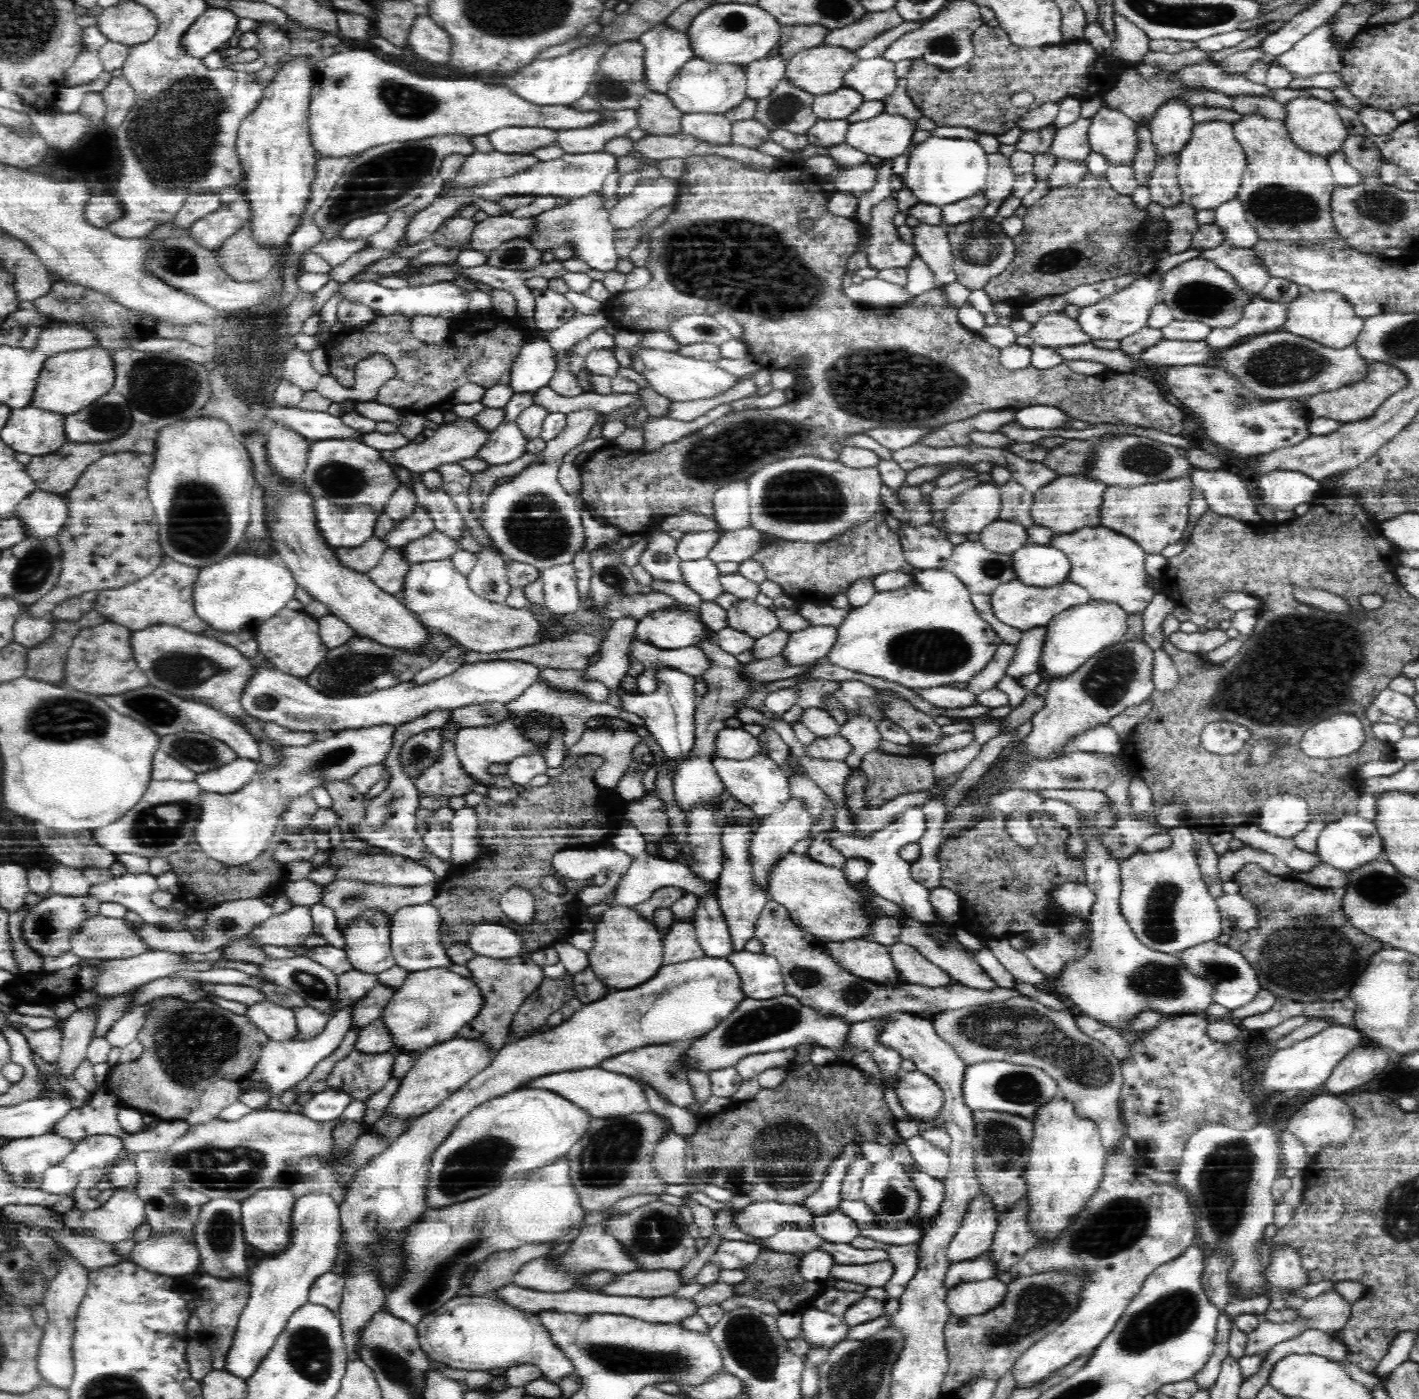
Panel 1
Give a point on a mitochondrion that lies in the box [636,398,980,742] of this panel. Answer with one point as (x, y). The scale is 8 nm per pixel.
(735, 446)

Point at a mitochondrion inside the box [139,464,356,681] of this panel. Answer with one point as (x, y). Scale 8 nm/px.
(197, 526)

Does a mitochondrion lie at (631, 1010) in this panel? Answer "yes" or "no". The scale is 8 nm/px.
yes

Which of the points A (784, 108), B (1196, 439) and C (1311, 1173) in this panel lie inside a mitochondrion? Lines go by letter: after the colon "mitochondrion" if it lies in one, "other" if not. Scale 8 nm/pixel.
A: mitochondrion
B: other
C: other

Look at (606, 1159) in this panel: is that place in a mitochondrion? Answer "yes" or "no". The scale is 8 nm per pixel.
yes

